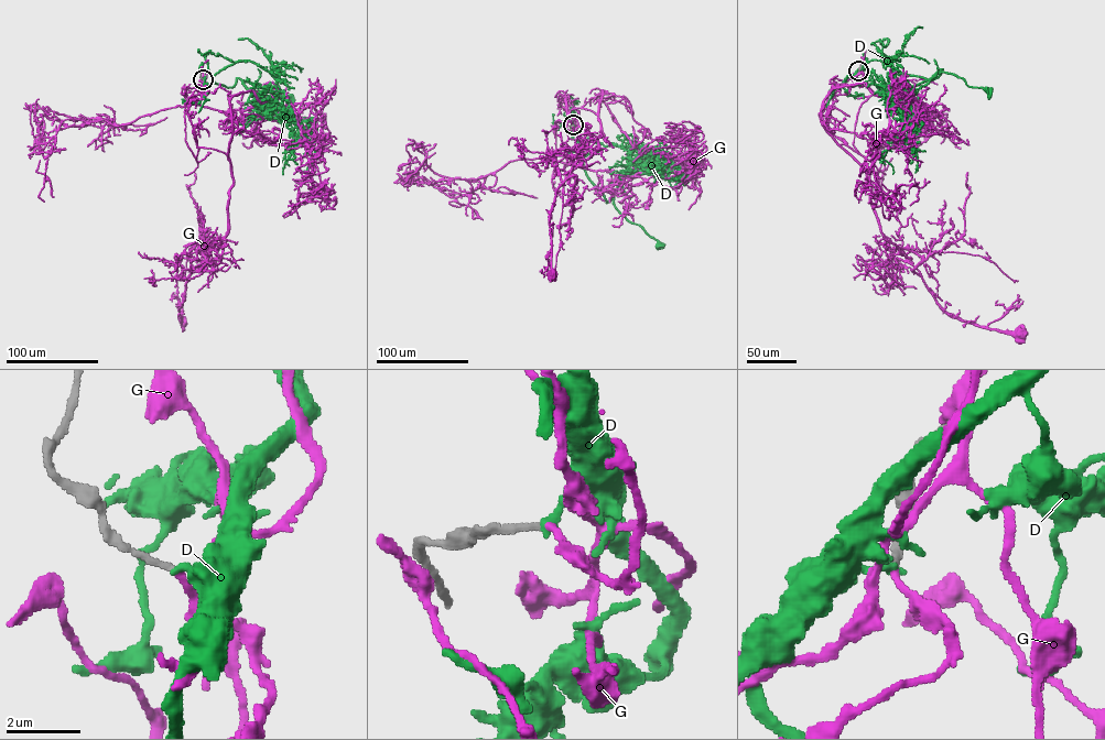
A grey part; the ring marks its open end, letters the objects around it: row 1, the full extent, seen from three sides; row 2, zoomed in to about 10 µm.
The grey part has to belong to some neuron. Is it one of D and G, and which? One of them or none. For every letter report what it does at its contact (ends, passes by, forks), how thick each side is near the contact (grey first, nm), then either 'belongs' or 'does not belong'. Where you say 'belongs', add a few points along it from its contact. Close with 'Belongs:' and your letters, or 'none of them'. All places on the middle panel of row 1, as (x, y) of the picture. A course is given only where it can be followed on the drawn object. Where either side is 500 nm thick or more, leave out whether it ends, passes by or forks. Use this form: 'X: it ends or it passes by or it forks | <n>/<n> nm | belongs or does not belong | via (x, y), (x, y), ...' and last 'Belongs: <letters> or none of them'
D: it ends | 180/170 nm | does not belong
G: it passes by | 180/120 nm | belongs | via (573, 126), (560, 95), (566, 115), (594, 112), (603, 135), (588, 158), (556, 170), (553, 274)
Belongs: G

